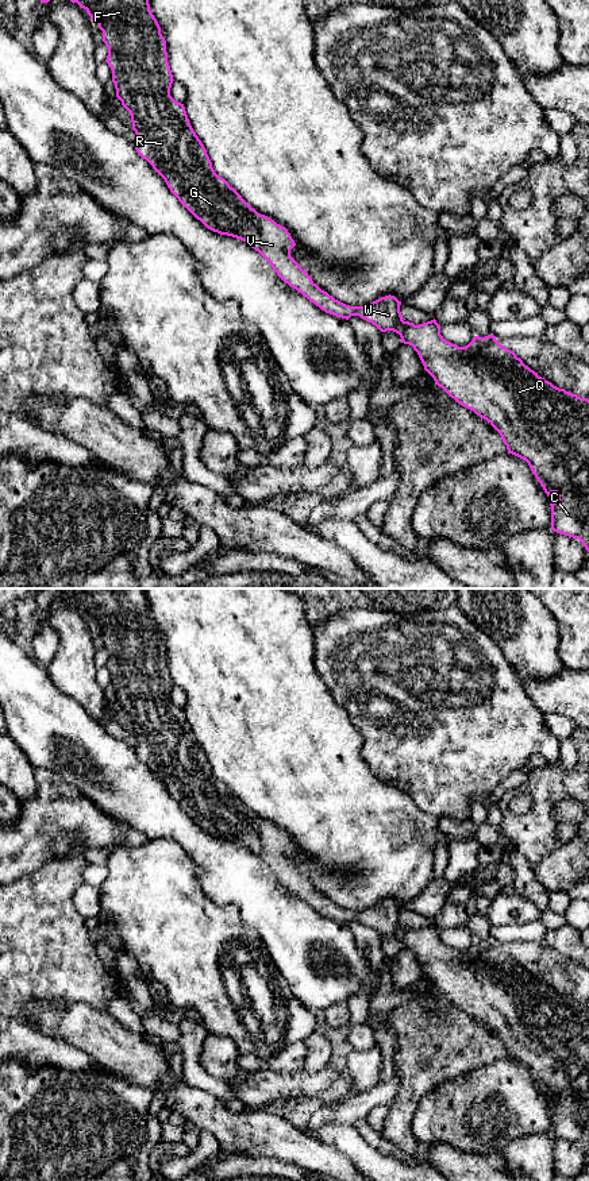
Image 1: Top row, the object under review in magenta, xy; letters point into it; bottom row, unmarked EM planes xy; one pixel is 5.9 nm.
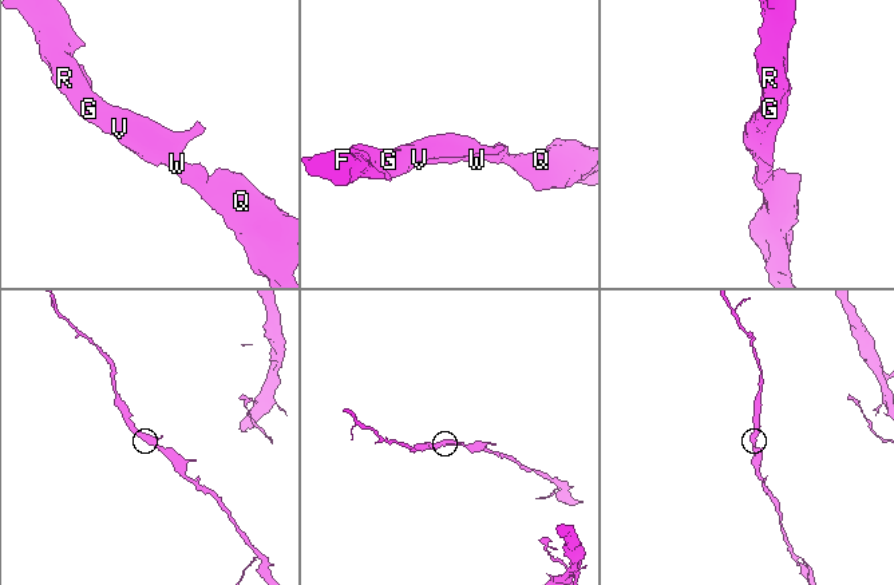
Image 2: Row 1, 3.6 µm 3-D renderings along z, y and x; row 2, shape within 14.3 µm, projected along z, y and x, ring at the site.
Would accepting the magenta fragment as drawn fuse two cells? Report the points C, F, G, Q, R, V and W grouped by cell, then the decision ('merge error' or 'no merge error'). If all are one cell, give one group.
C F G Q R V W | no merge error

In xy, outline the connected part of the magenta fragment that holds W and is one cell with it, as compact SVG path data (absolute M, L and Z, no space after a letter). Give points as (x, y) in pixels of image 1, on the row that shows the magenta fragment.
M149 0L70 1L77 3L88 12L92 20L99 23L99 28L103 31L103 42L108 47L105 62L112 70L116 97L131 115L132 130L136 134L135 150L165 180L168 188L178 201L208 229L246 242L272 265L273 270L285 283L296 289L326 313L346 320L351 316L359 316L376 325L381 332L393 331L399 333L401 343L412 346L417 352L424 370L434 378L435 385L442 387L458 404L486 420L500 433L508 454L528 463L547 497L551 493L558 495L555 502L550 501L551 529L557 533L578 539L589 552L589 400L559 389L539 377L513 351L501 346L493 335L485 337L474 336L466 347L458 347L440 335L440 325L435 319L419 325L404 321L400 312L401 301L394 296L381 297L363 306L350 306L322 290L308 273L290 256L290 250L296 243L288 229L270 217L258 213L224 178L215 173L204 144L189 123L184 104L177 103L170 96L170 88L174 80L168 62L166 40L161 34L157 19L150 11Z

